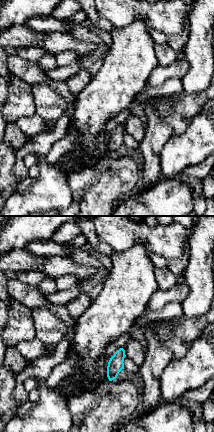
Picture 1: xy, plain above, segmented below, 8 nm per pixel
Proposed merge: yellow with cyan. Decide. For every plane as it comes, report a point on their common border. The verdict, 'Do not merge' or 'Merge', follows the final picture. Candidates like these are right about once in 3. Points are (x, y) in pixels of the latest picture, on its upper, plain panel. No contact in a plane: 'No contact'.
No contact

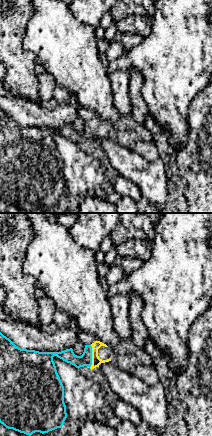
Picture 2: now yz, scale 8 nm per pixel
Touches yellow at (92, 132)

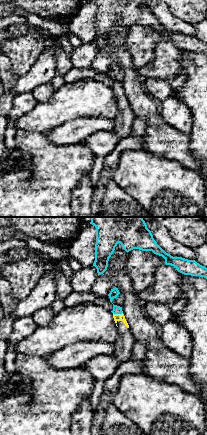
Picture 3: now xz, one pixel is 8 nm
Touches yellow at (117, 90)

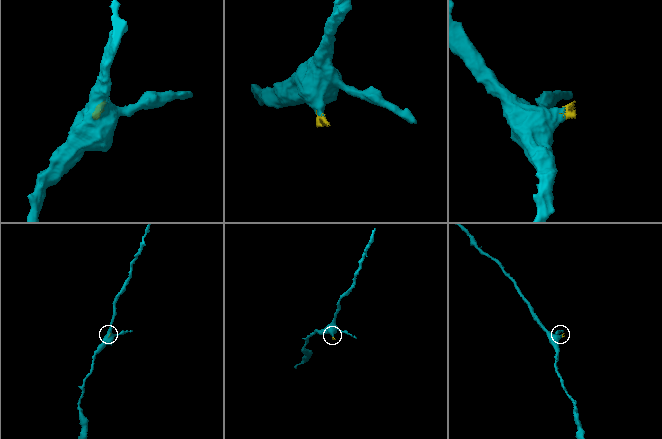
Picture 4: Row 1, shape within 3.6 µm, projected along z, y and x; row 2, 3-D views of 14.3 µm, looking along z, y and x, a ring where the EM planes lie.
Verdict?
Merge

